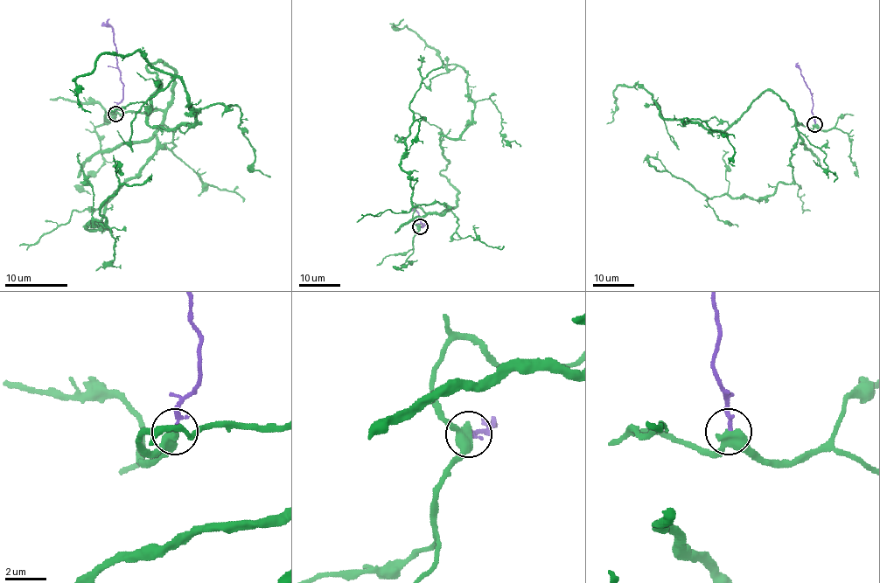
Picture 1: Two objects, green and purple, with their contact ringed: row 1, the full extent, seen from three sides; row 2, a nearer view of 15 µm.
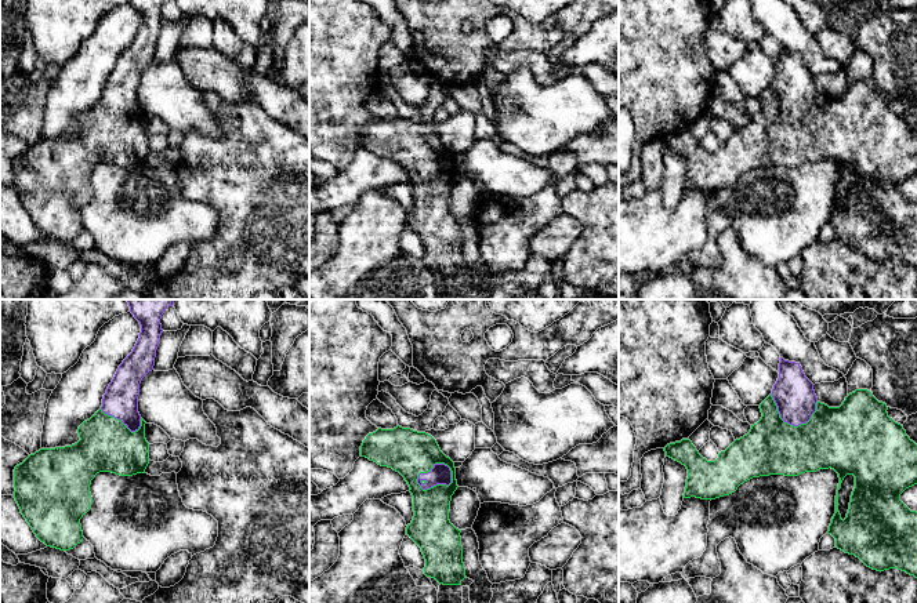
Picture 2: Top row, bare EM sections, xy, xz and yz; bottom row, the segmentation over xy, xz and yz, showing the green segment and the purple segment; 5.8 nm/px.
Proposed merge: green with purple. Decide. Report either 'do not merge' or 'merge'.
merge

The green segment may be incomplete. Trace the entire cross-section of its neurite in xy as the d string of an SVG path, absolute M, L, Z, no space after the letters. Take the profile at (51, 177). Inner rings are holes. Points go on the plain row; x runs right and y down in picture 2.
M130 0L141 15L139 29L119 57L104 86L102 98L79 117L80 131L72 137L40 139L14 160L14 189L36 228L47 237L69 241L81 233L84 228L80 210L91 200L90 175L97 164L145 164L151 150L149 134L145 130L146 113L138 103L139 75L153 61L164 1Z

